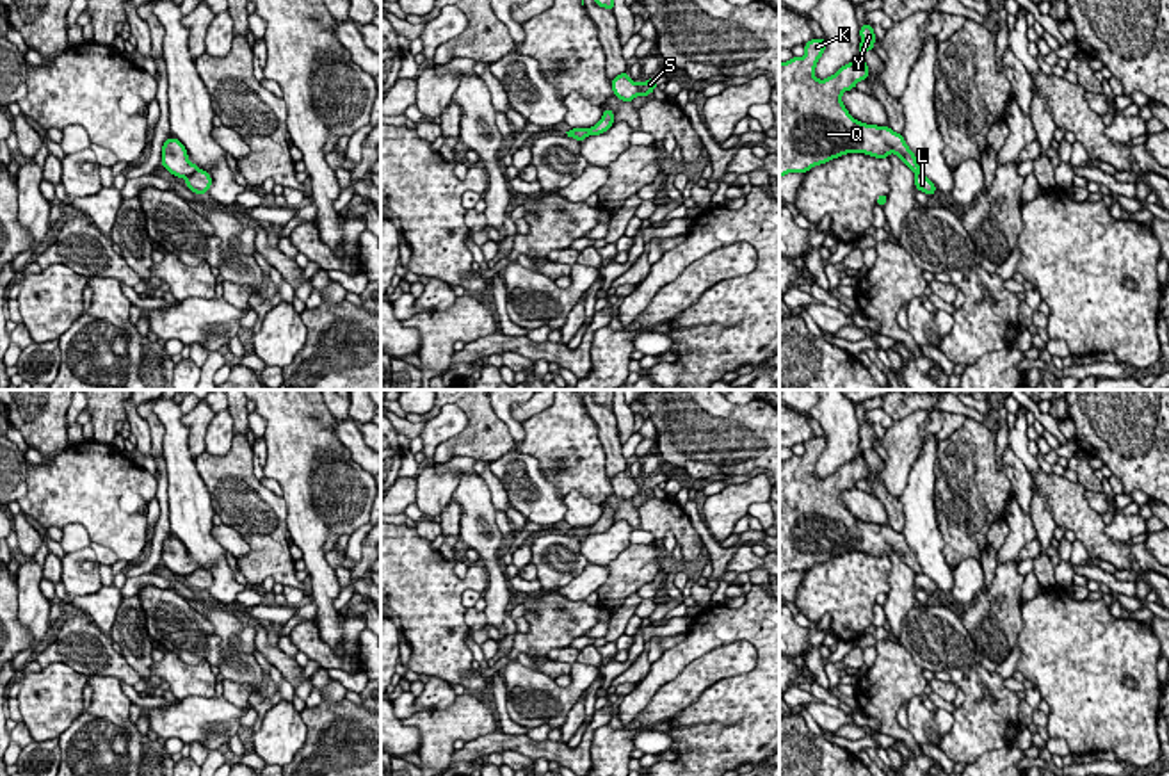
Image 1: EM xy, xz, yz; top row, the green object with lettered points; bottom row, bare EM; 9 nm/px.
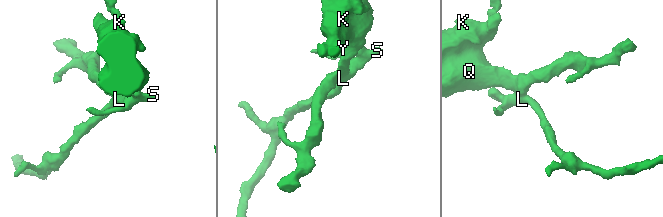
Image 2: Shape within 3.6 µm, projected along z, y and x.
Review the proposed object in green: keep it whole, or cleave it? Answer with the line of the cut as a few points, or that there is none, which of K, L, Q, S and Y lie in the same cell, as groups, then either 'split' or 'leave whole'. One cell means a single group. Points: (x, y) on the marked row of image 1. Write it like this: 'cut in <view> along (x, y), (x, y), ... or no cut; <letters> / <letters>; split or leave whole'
cut in xy along (198, 168), (187, 178); K Q Y / L S; split

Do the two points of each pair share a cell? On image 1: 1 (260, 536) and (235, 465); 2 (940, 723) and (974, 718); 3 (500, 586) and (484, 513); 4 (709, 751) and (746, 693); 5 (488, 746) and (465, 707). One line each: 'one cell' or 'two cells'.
1: one cell
2: two cells
3: one cell
4: one cell
5: two cells

